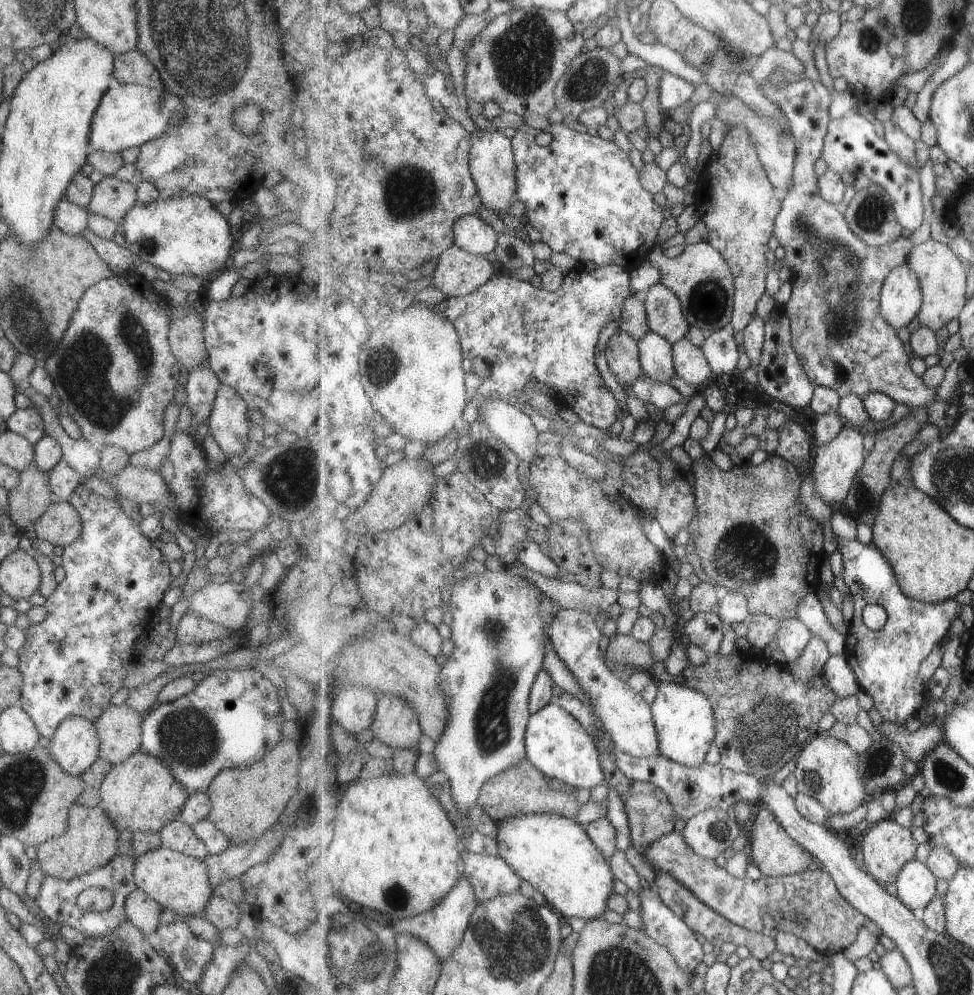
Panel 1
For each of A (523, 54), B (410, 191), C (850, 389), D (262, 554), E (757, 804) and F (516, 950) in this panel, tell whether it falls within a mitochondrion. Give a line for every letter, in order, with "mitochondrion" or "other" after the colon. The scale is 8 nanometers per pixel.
A: mitochondrion
B: mitochondrion
C: other
D: other
E: other
F: mitochondrion

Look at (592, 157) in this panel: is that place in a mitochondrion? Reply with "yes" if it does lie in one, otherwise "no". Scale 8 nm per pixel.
no

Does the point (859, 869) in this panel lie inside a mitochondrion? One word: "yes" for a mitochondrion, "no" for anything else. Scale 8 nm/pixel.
no

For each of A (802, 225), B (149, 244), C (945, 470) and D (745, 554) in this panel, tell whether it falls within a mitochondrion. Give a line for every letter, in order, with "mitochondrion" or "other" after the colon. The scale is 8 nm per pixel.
A: mitochondrion
B: mitochondrion
C: mitochondrion
D: mitochondrion

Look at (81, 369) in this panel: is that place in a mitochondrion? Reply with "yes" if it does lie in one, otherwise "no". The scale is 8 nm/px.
yes

